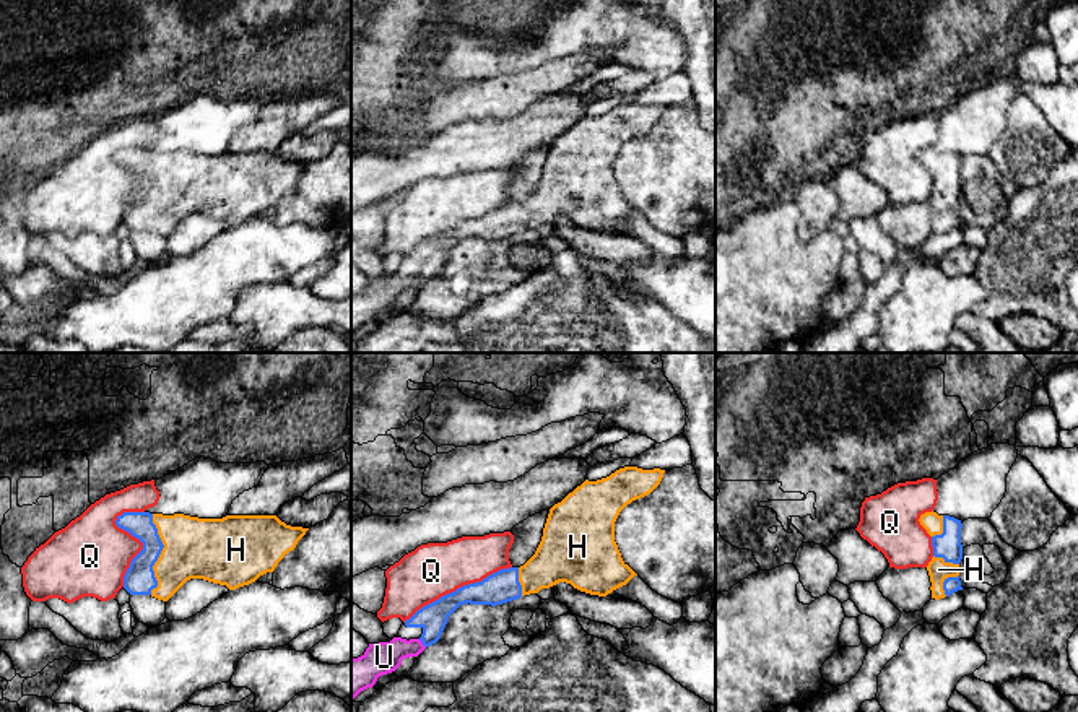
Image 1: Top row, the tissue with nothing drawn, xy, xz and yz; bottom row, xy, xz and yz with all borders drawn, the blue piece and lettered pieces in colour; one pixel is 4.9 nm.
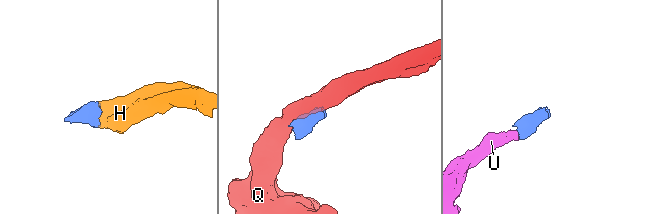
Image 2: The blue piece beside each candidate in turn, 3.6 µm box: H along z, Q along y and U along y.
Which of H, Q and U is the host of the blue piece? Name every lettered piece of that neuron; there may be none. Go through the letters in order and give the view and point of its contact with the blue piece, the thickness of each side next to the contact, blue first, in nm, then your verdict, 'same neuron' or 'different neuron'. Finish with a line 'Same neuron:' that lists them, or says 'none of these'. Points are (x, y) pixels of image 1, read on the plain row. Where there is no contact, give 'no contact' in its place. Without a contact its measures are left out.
H: contact xy (160, 189); calibres 150 and 300 nm; same neuron
Q: contact xz (457, 225); calibres 160 and 280 nm; different neuron
U: contact xz (423, 280); calibres 140 and 160 nm; same neuron
Same neuron: H, U

